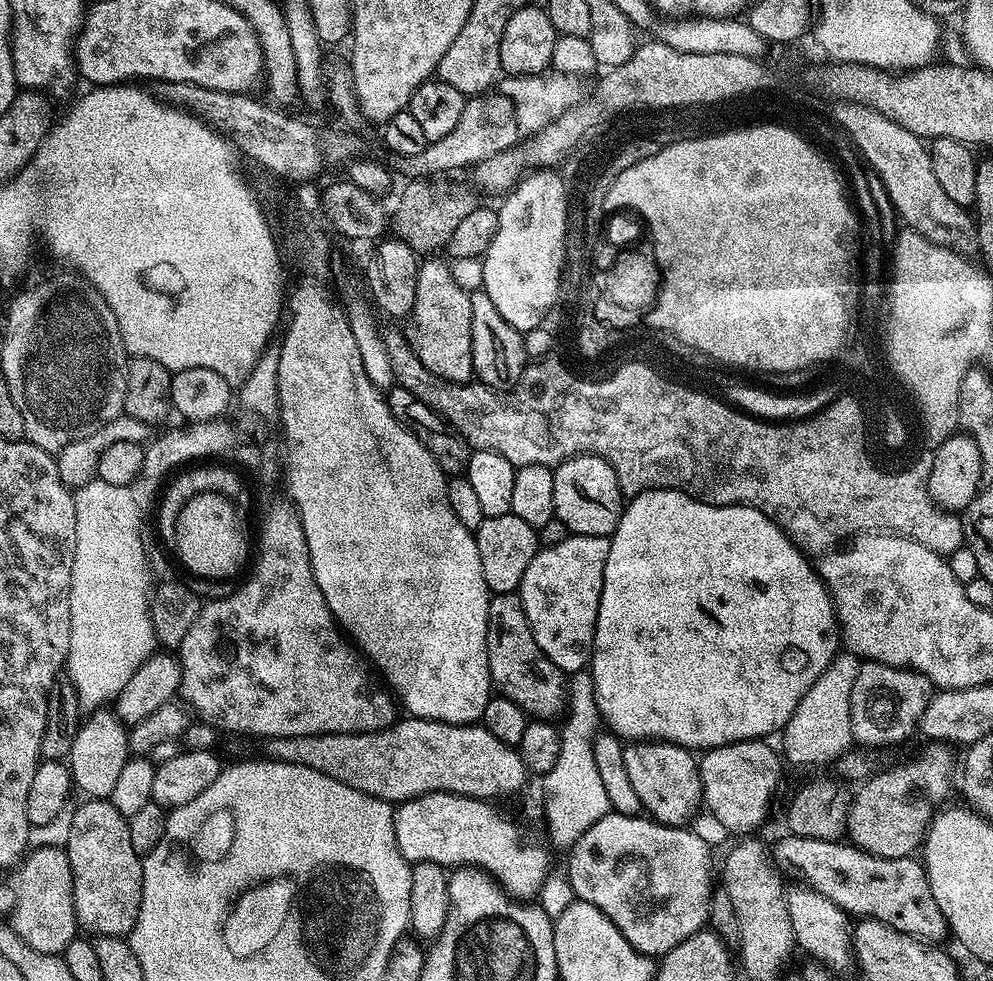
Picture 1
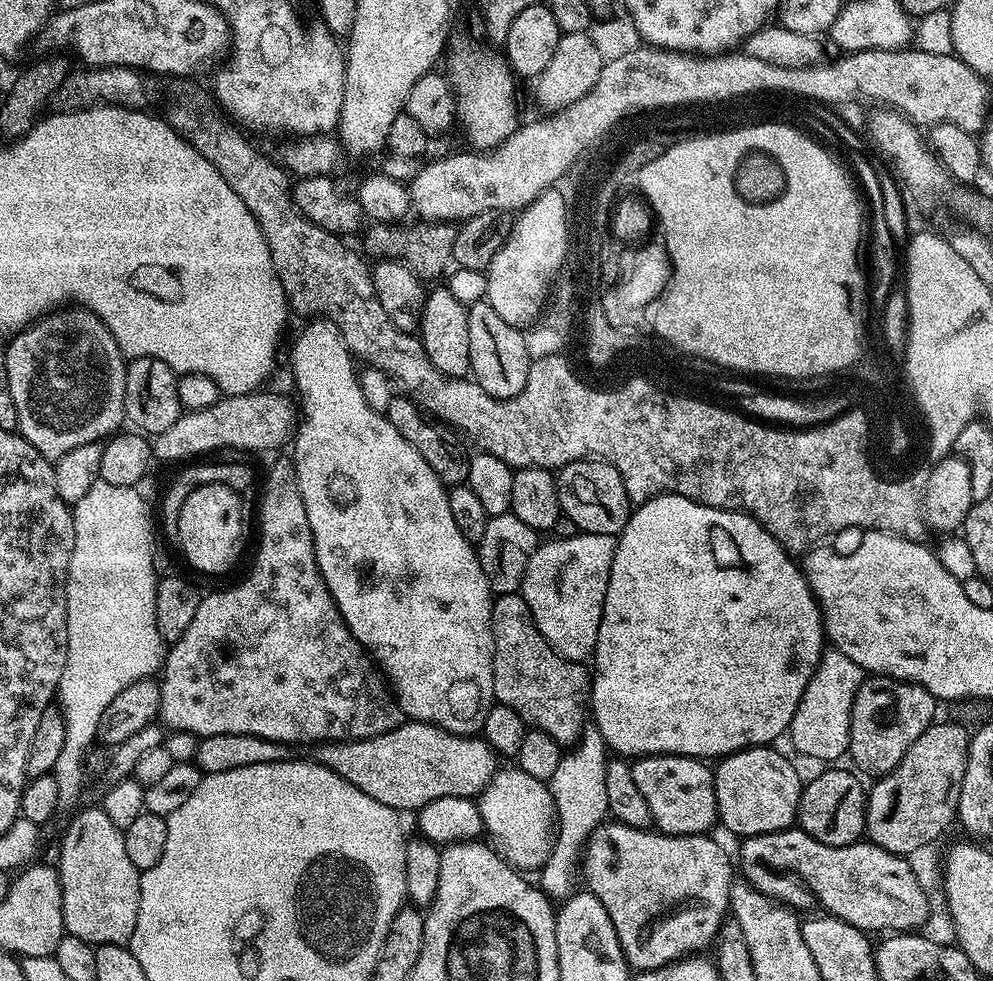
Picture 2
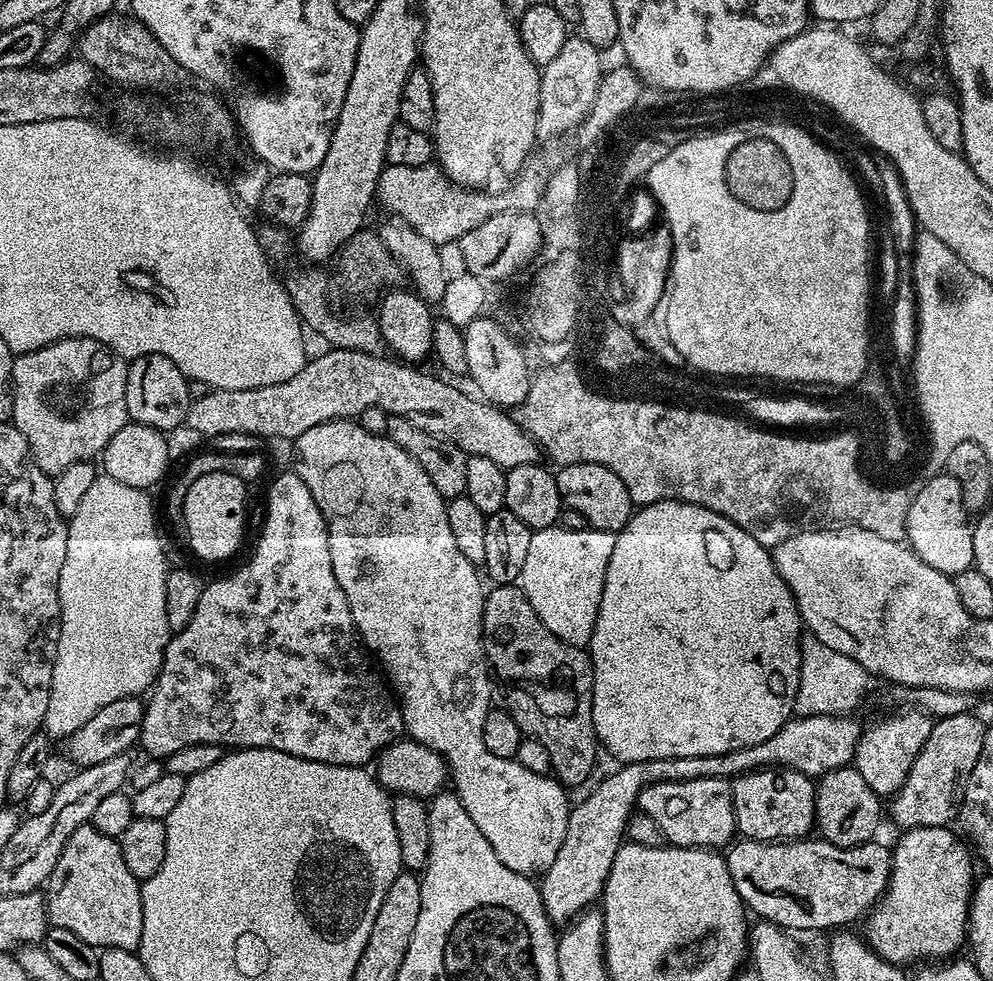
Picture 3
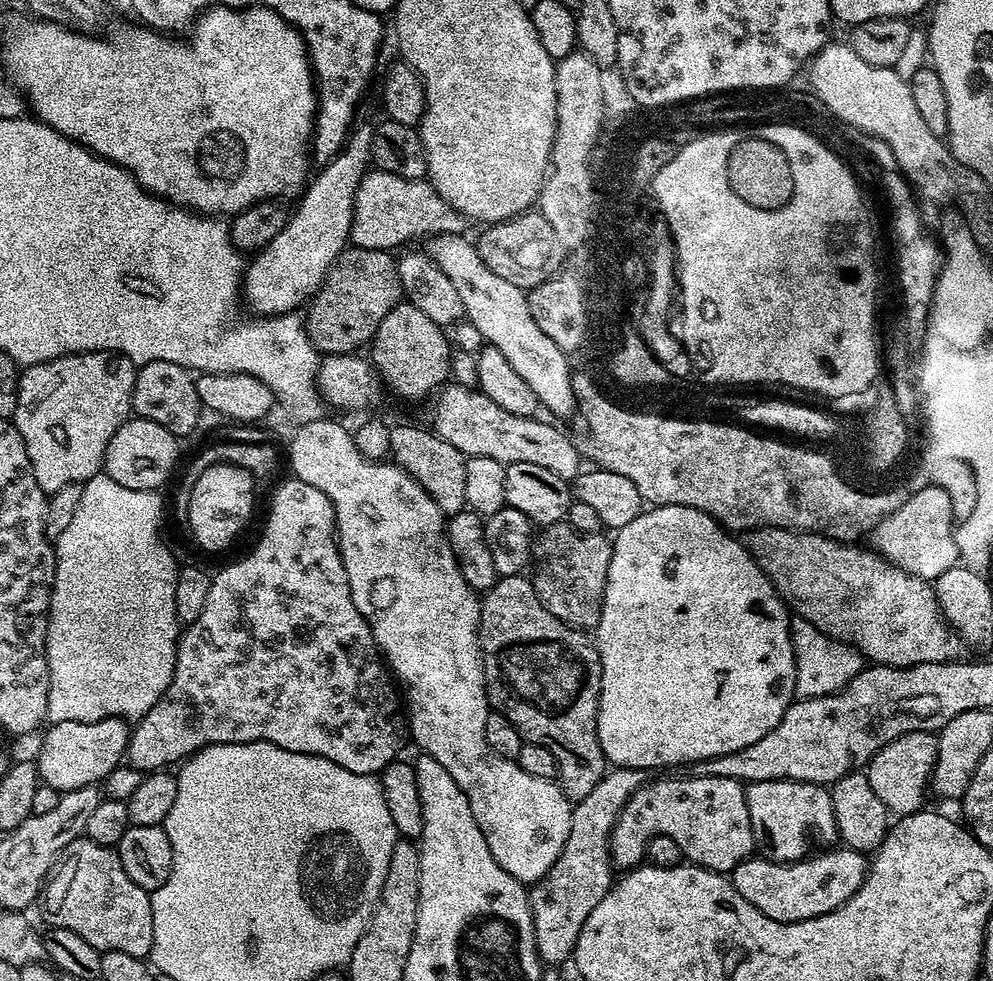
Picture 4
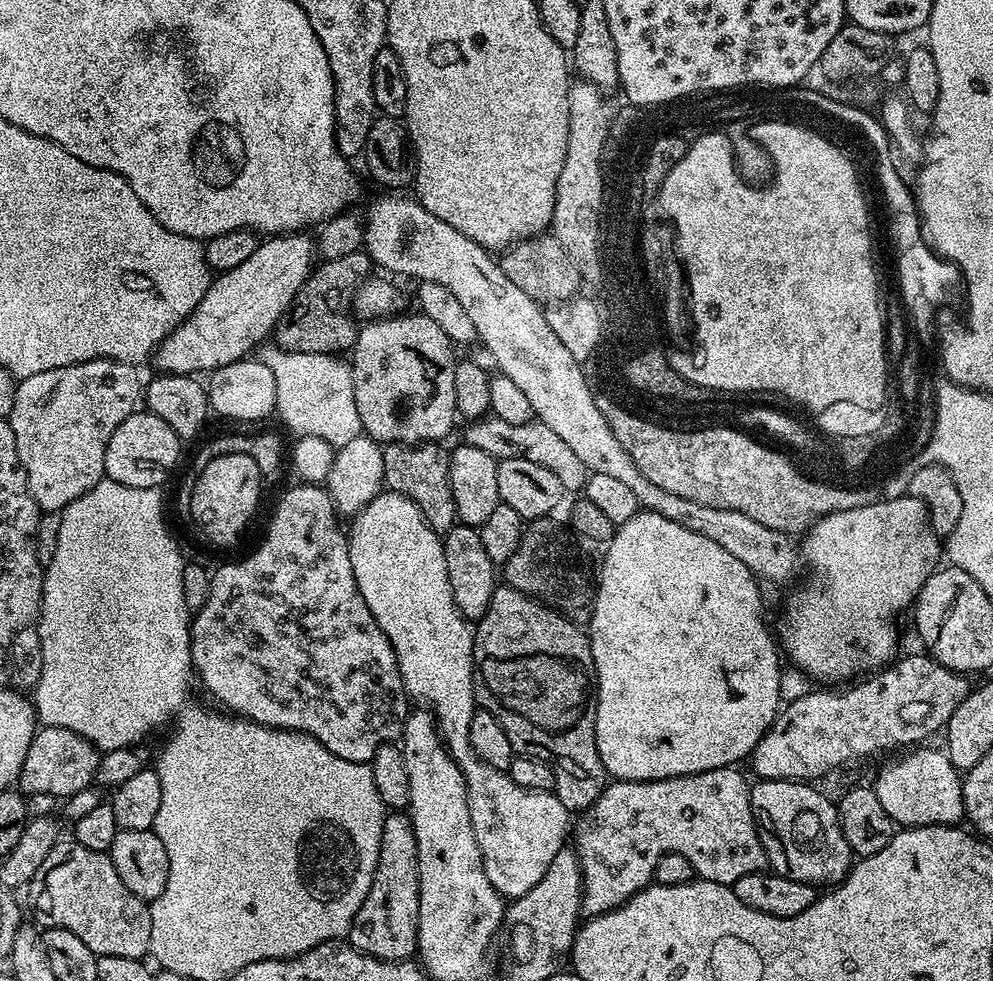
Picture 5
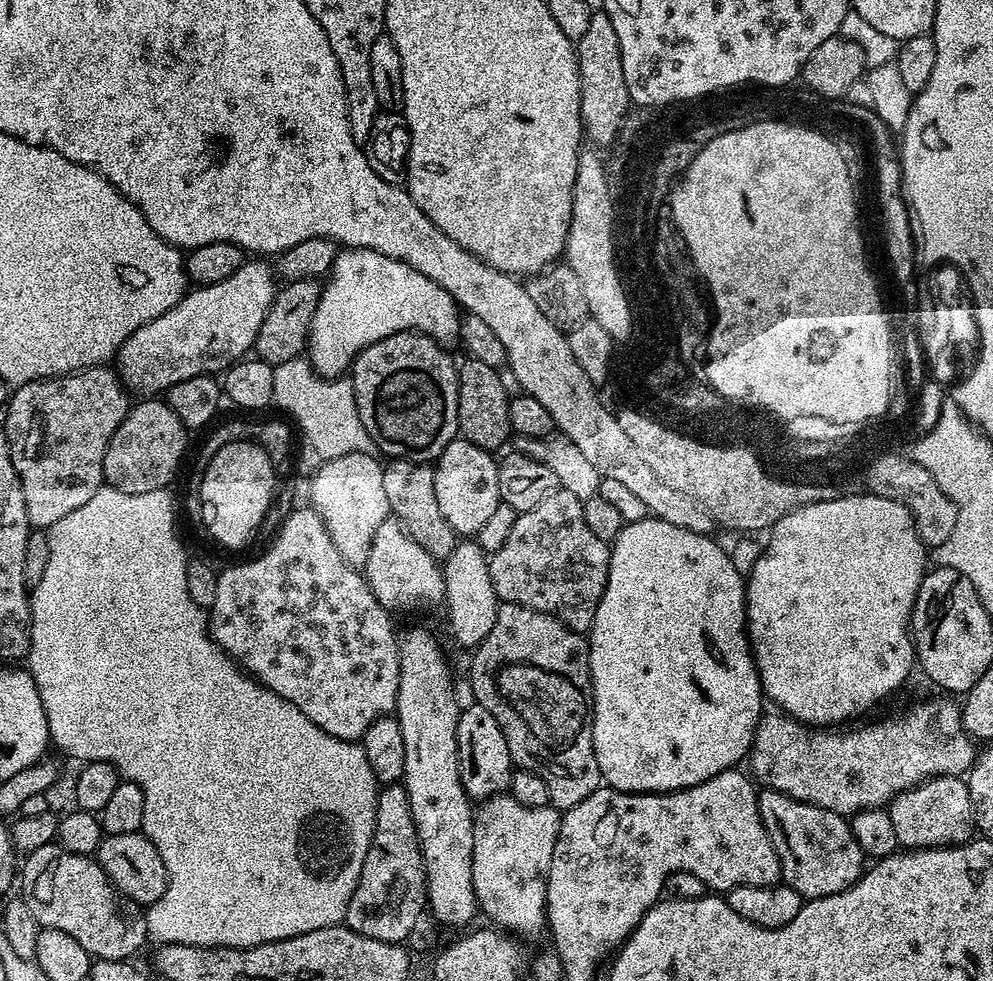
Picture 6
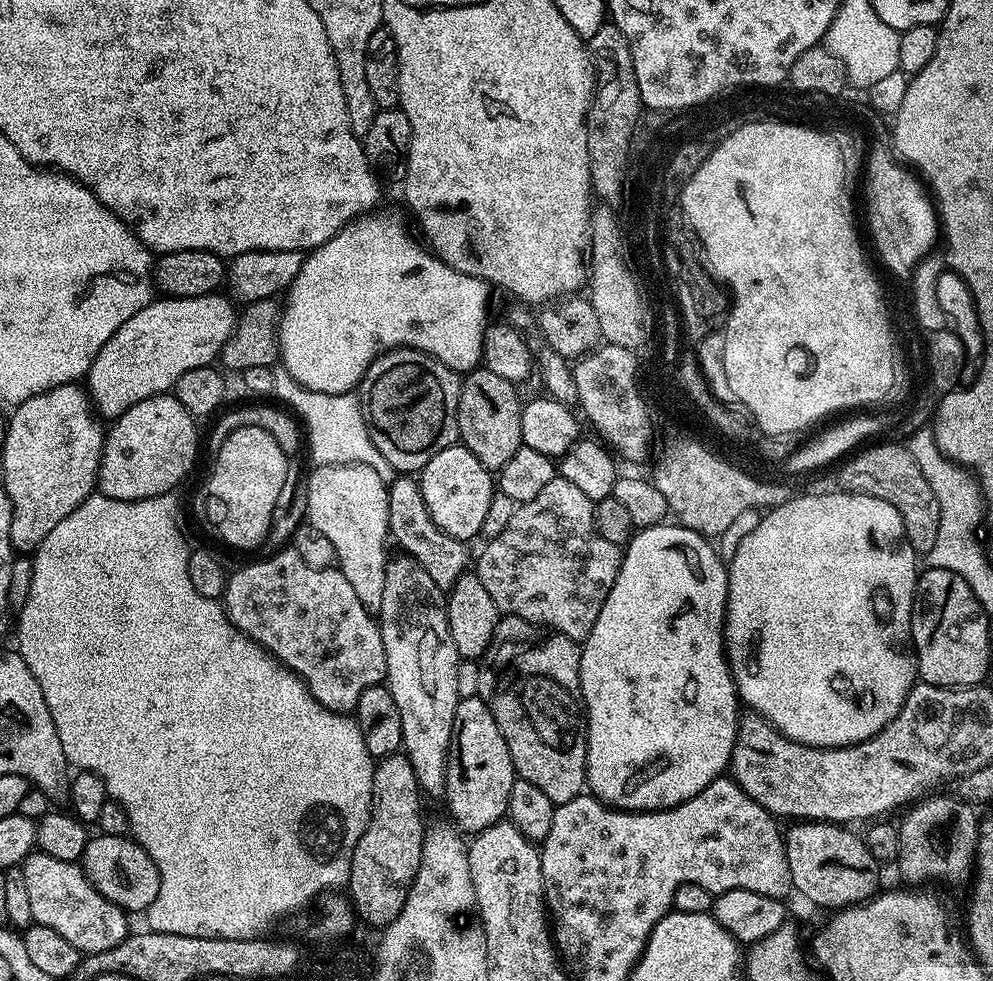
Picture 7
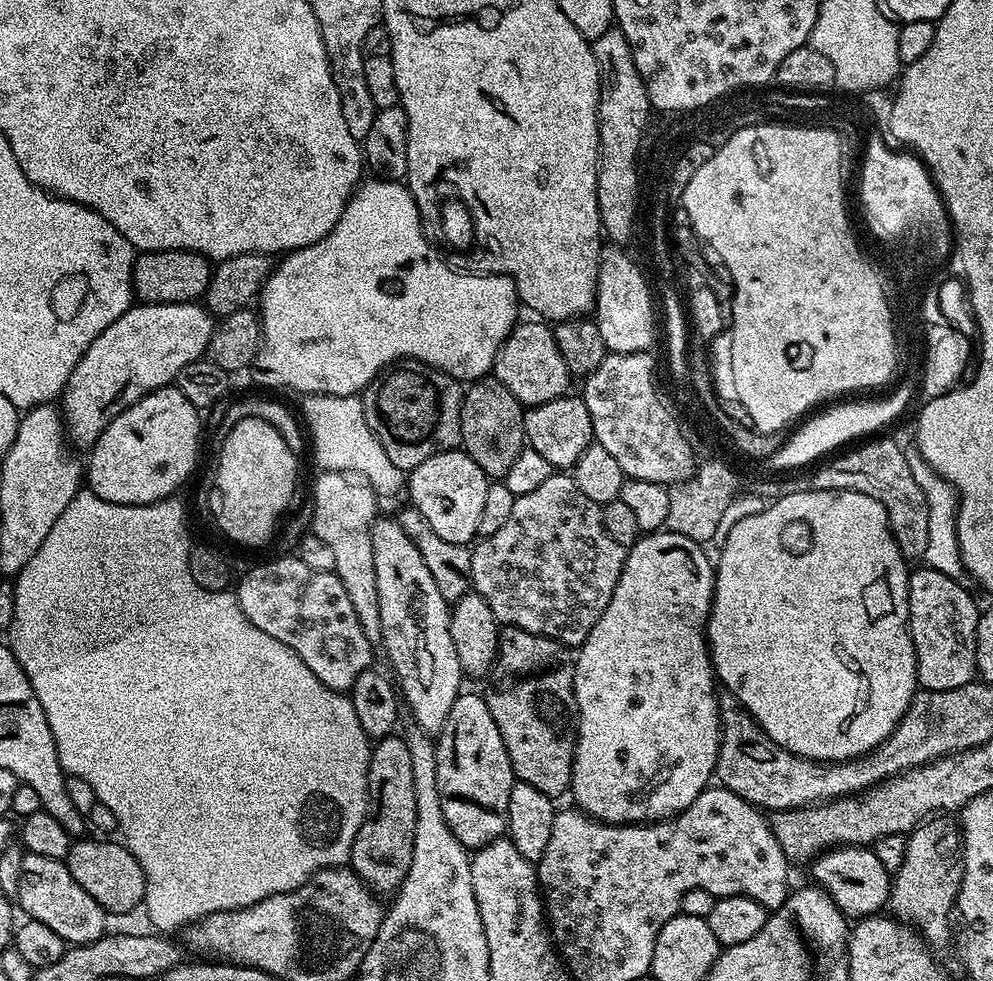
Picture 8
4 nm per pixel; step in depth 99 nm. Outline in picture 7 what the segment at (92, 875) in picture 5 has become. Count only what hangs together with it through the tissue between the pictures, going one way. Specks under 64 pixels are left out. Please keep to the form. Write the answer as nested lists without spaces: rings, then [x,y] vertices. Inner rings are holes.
[[[36,850],[25,857],[22,867],[33,921],[62,934],[81,954],[110,950],[130,934],[129,913],[98,894],[79,863],[62,862],[62,858],[50,858],[50,854]]]

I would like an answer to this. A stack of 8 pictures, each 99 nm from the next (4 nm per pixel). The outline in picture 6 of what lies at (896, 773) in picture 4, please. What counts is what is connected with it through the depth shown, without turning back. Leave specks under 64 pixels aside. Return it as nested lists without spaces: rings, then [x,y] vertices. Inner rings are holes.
[[[936,776],[925,780],[894,797],[887,809],[890,822],[894,822],[897,845],[904,850],[950,848],[954,844],[967,844],[974,836],[970,790],[959,776]]]

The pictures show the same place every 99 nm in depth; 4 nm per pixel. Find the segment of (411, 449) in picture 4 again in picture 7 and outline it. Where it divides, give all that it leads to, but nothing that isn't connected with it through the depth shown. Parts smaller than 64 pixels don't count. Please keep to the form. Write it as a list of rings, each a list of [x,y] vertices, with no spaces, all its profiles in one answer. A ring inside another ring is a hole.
[[[400,474],[388,484],[388,531],[391,539],[405,548],[407,555],[434,578],[434,586],[451,590],[454,582],[470,568],[468,547],[465,541],[446,534],[430,518],[430,510],[426,510],[426,502],[422,498],[420,481],[415,475]]]

